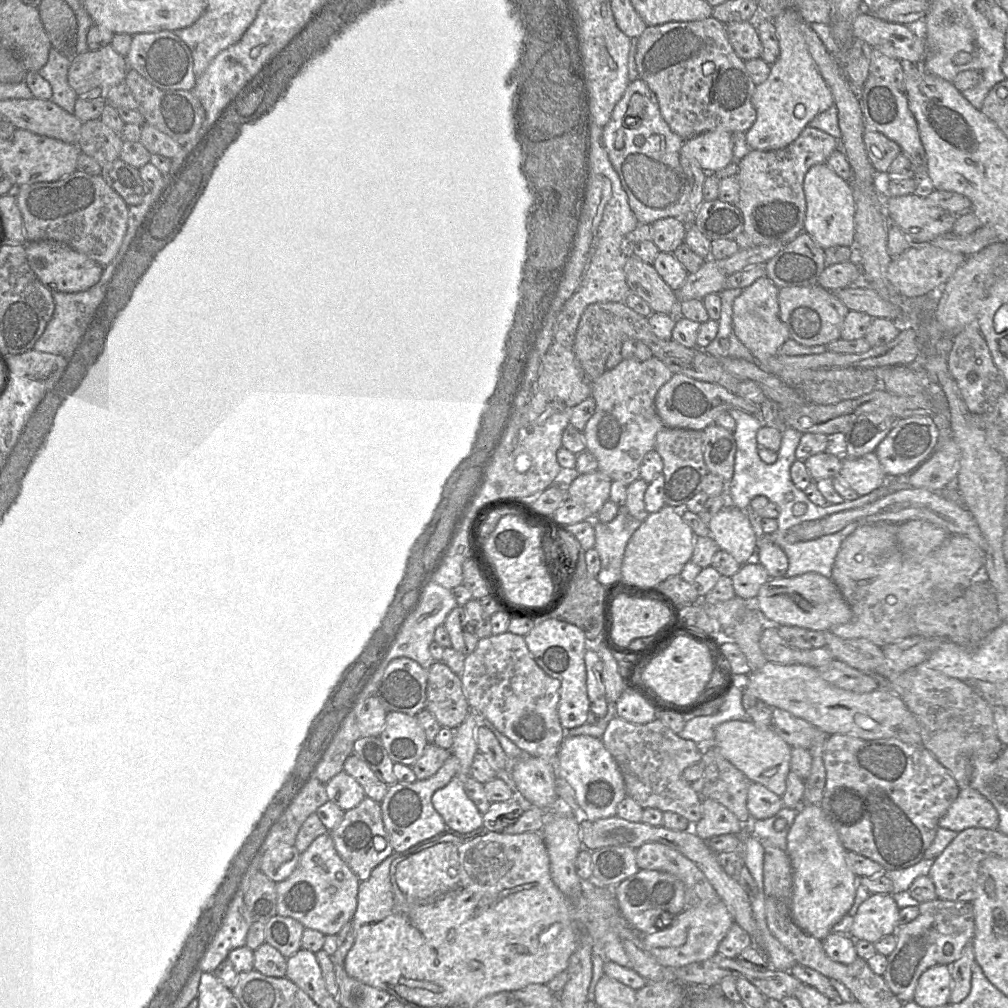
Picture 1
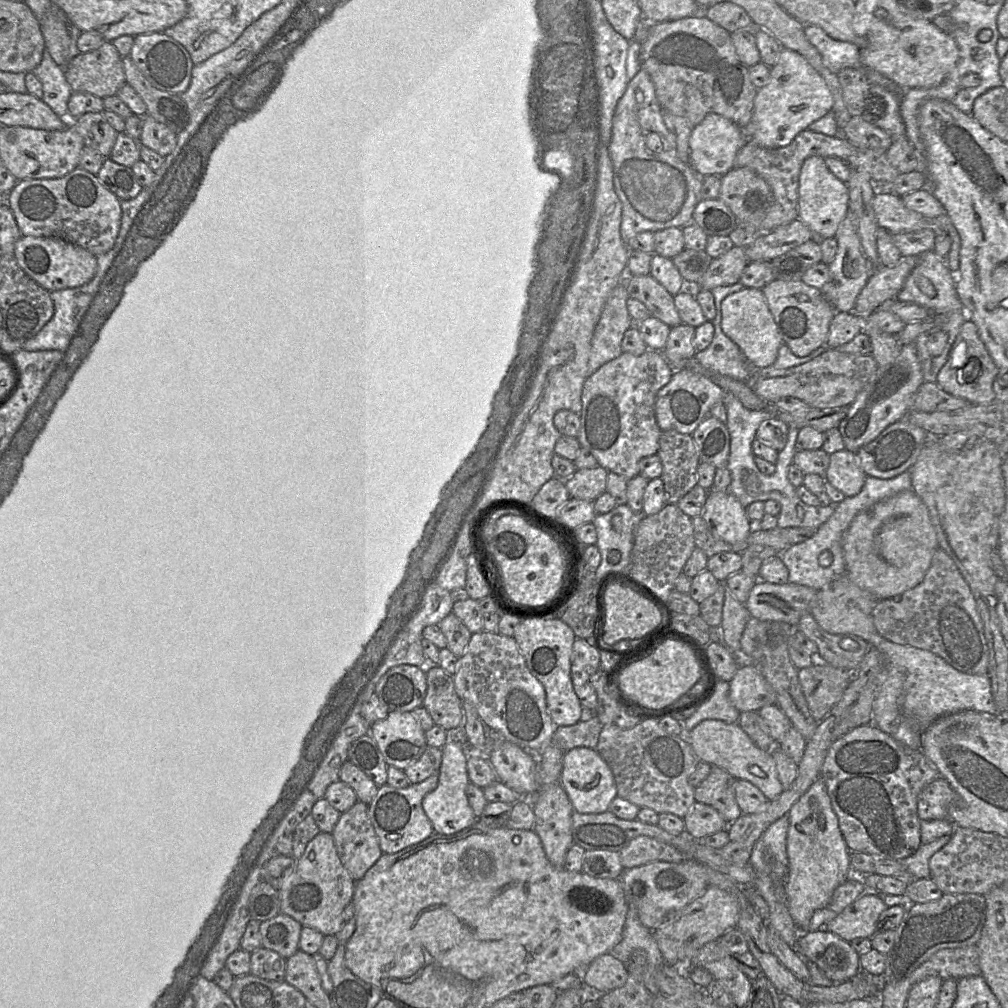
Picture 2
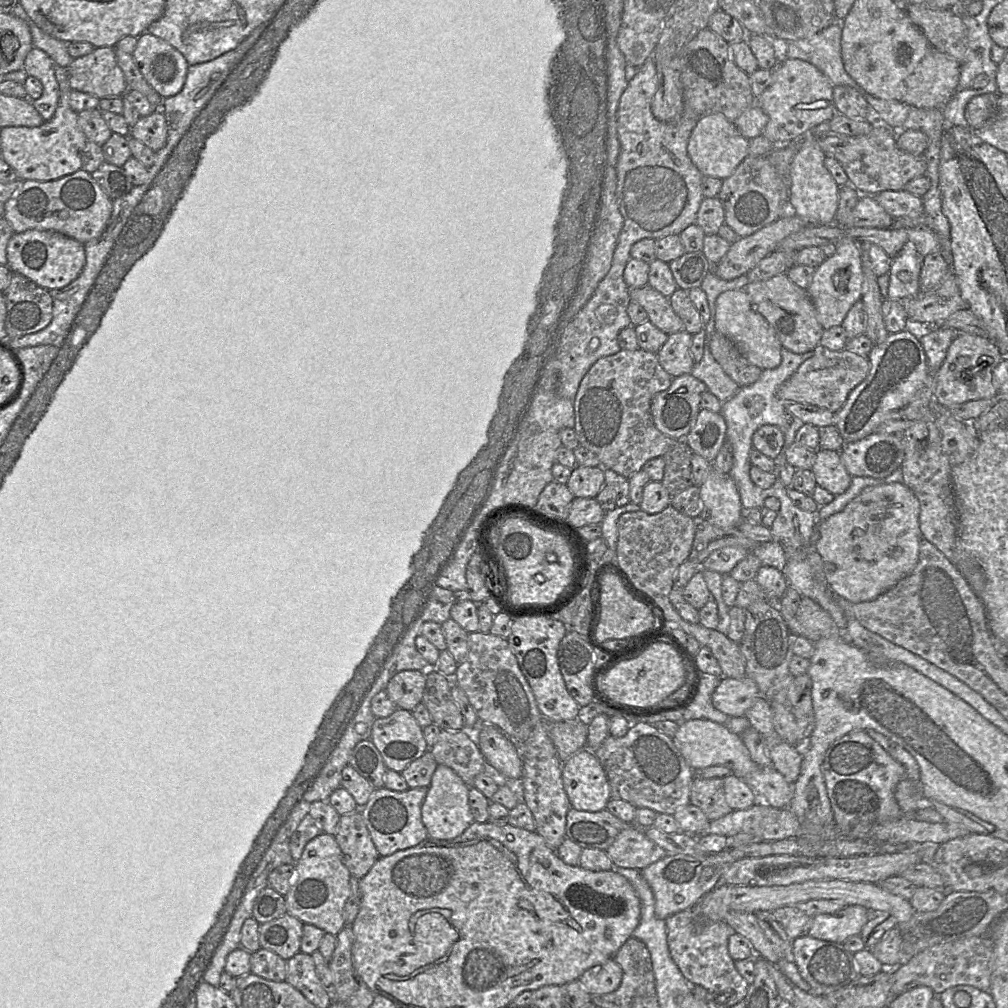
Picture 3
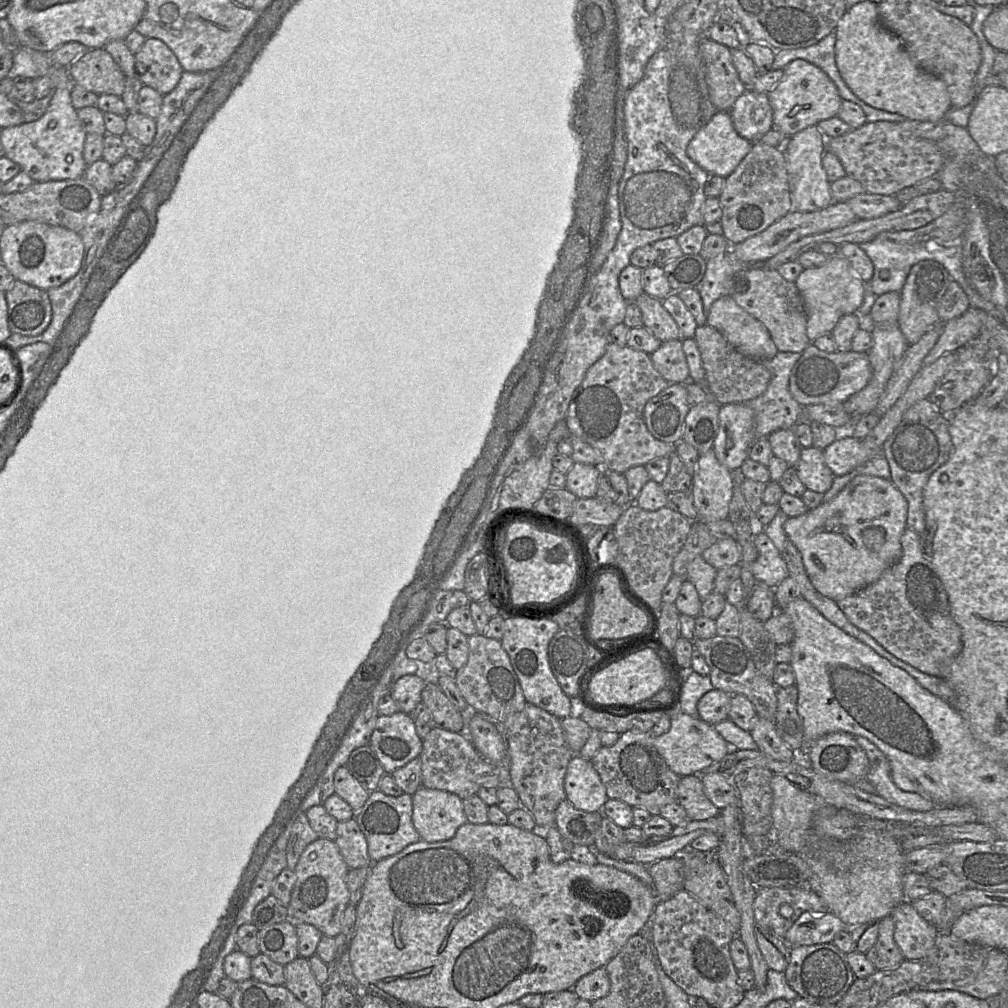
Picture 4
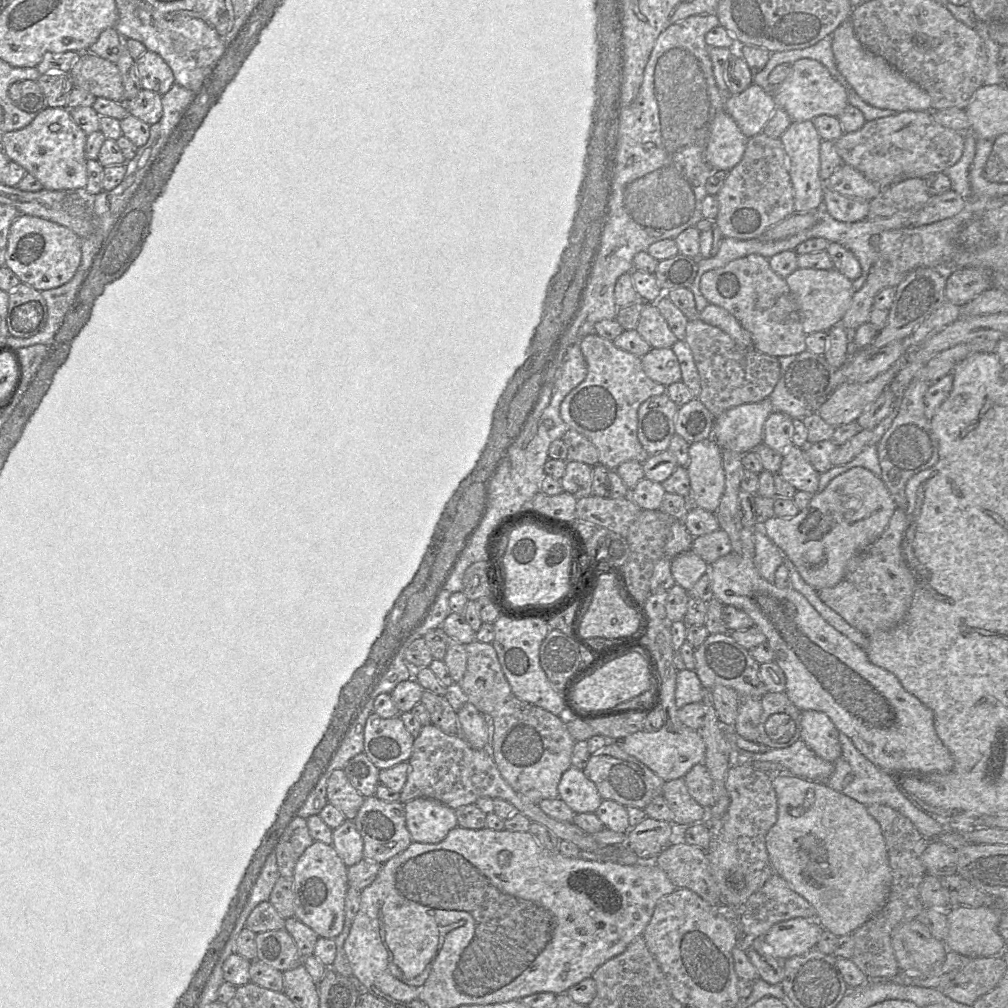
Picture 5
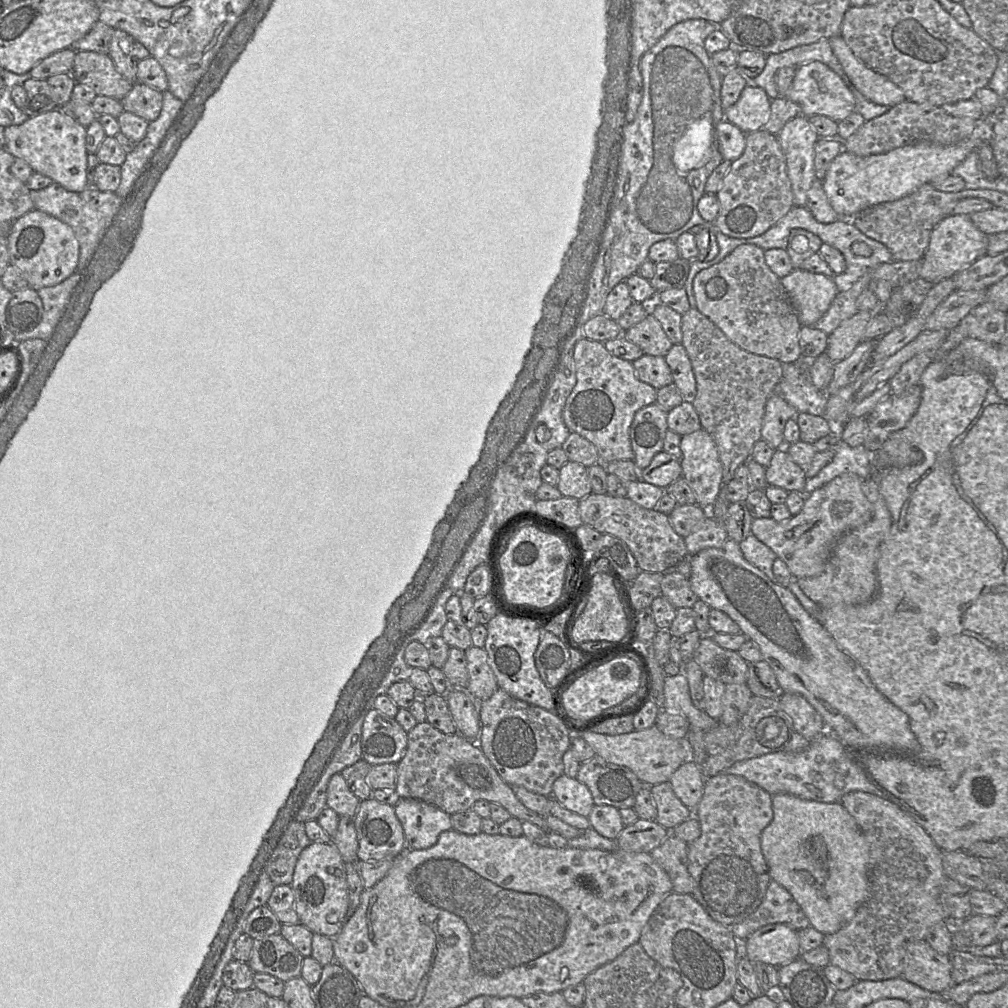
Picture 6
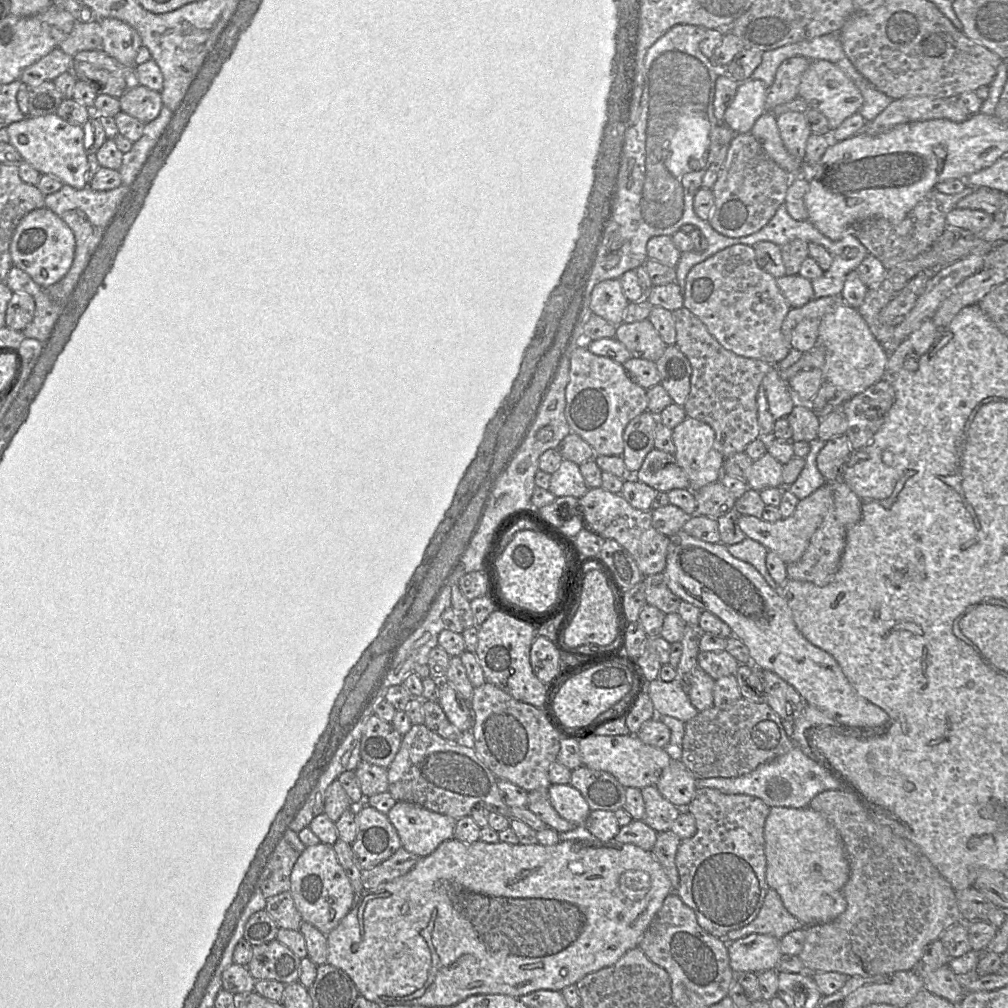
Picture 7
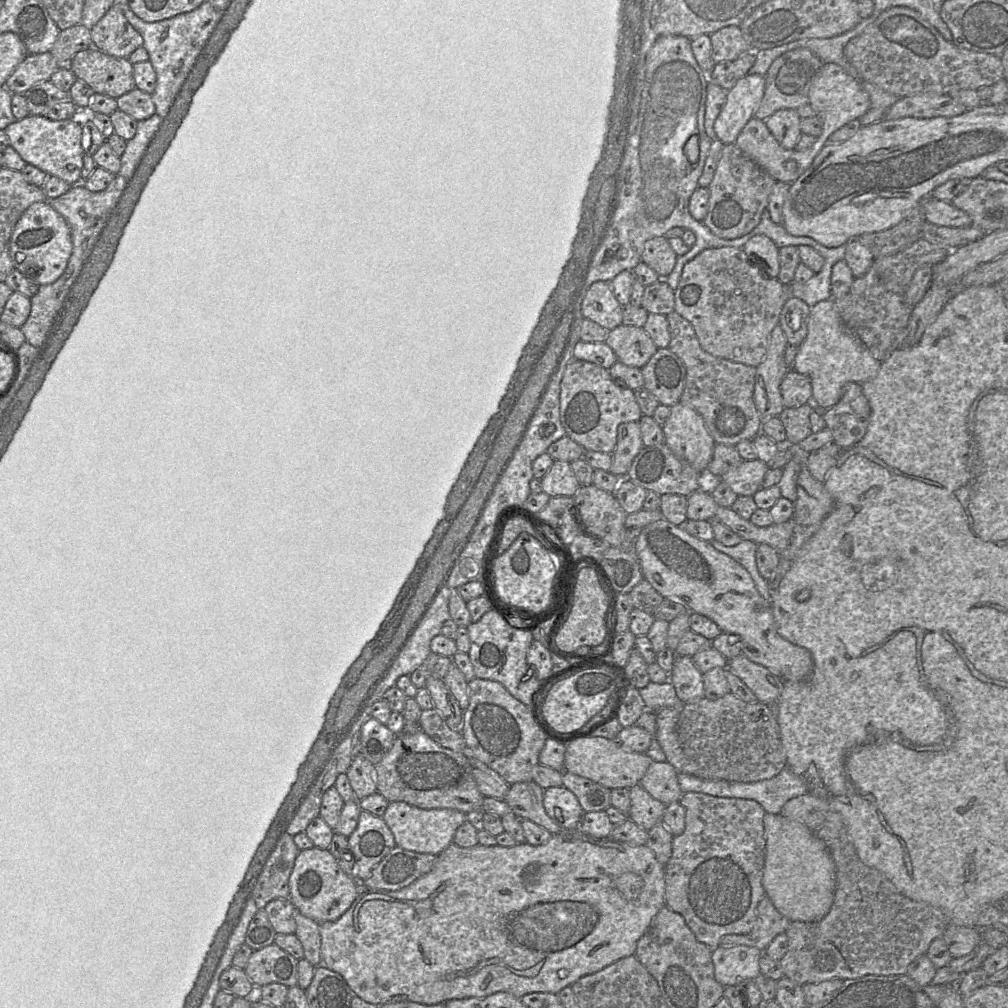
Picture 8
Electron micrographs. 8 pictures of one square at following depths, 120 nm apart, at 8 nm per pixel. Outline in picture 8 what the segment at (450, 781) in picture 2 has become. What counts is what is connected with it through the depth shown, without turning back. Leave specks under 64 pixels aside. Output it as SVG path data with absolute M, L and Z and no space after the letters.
M393 801L383 815L391 829L396 845L406 850L439 855L452 842L457 829L467 821L467 814L454 809L421 809L406 802Z

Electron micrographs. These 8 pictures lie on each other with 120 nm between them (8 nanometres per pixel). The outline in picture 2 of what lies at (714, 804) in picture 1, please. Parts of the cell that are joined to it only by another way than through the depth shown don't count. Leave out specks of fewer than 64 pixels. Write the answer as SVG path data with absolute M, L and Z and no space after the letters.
M695 802L688 813L683 817L685 830L688 835L697 840L725 830L728 823L713 807Z

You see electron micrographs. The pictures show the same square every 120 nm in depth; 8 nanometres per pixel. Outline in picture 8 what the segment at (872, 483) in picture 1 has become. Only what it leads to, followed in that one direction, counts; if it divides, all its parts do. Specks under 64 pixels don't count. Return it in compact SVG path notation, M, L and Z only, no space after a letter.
M759 459L741 461L717 480L726 483L738 496L753 496L761 489L768 470L768 464Z

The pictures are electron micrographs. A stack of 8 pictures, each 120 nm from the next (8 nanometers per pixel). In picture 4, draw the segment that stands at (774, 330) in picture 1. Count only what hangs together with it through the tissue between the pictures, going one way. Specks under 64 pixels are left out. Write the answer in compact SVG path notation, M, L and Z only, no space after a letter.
M729 295L712 304L706 321L747 357L769 361L779 352L764 324L742 309Z

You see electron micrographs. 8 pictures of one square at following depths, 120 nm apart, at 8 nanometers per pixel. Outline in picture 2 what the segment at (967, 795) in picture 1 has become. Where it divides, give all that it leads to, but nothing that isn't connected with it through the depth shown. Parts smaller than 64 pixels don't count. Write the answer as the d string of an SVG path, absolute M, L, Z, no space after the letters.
M938 778L928 784L919 794L917 814L920 820L948 819L948 807L956 795L943 778Z

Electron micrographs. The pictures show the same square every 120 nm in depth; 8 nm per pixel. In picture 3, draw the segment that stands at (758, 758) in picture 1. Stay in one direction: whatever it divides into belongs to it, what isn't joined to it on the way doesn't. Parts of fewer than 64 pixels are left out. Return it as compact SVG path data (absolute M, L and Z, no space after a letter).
M707 719L682 720L672 737L673 743L686 763L694 770L710 766L727 766L733 775L747 783L757 794L759 802L783 809L788 808L793 797L793 785L789 784L772 766L763 768L755 763L741 737L730 732L724 725Z

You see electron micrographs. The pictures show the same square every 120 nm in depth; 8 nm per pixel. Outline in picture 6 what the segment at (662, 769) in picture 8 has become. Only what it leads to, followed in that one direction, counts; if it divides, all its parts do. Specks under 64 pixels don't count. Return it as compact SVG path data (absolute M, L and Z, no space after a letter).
M688 758L671 775L669 782L680 801L694 810L702 798L705 780L699 765Z

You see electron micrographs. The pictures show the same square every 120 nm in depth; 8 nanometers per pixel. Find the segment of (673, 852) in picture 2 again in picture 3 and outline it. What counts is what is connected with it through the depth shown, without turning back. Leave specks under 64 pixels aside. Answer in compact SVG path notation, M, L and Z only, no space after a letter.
M633 825L617 835L606 850L614 865L641 871L667 856L666 851L650 840L643 829Z

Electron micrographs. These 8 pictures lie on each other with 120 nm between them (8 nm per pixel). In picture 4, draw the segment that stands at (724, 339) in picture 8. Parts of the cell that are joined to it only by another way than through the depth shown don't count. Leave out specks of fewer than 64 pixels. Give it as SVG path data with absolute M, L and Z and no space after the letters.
M754 268L737 272L729 280L728 295L731 296L742 309L764 324L779 352L802 353L811 343L807 336L807 313L803 298L795 283L784 279L777 270Z

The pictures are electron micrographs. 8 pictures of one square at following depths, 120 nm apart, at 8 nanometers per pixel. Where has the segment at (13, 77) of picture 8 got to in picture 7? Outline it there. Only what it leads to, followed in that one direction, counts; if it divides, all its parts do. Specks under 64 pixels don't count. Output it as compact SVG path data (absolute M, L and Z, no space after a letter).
M59 48L53 49L49 54L28 66L21 74L19 80L23 87L33 87L44 81L53 81L60 74L70 71L72 58Z

